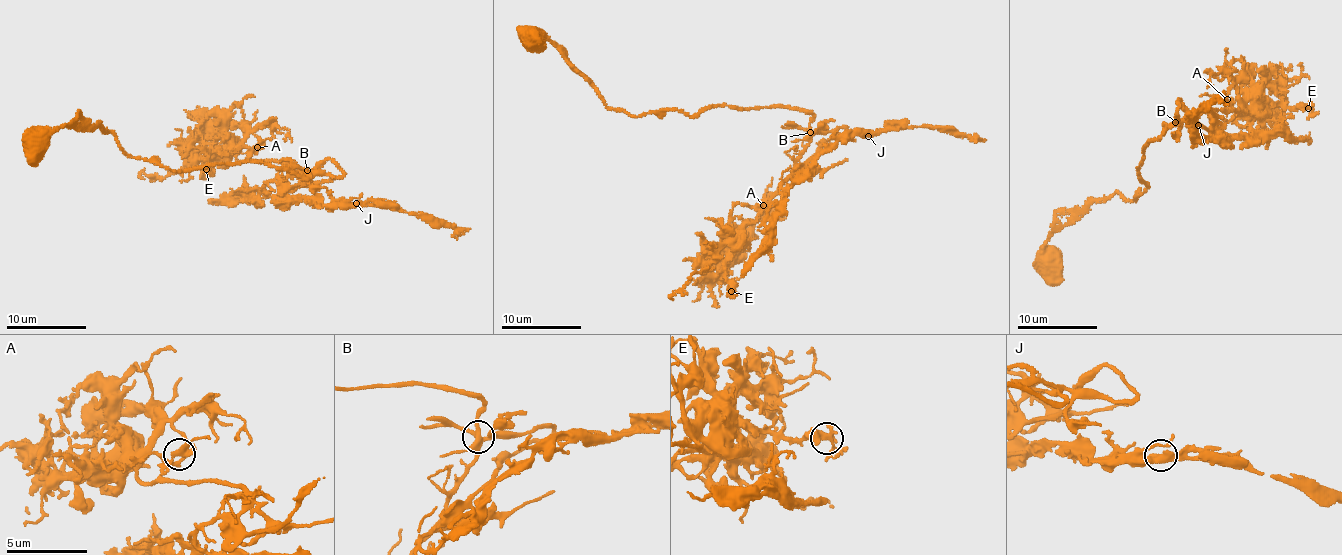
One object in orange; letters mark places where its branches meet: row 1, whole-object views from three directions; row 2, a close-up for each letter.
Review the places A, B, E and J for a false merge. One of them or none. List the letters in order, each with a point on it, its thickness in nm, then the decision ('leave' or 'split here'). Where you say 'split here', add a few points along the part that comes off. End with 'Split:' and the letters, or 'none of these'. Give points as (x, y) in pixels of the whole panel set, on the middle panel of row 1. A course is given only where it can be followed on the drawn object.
A: (763, 205) | 340 nm | leave
B: (810, 132) | 360 nm | split here | (810, 132), (848, 129), (828, 140), (803, 173), (840, 140), (901, 125), (946, 128), (986, 140)
E: (731, 291) | 360 nm | leave
J: (868, 136) | 380 nm | leave
Split: B

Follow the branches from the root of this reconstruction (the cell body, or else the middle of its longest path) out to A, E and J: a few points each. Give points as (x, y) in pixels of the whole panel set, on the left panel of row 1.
A: (38, 145), (87, 125), (169, 170), (261, 162), (309, 176), (251, 159), (257, 147)
E: (38, 145), (87, 125), (169, 170), (261, 162), (309, 176), (214, 149), (206, 169)
J: (38, 145), (99, 127), (169, 170), (309, 176), (283, 163), (289, 195), (356, 203)

